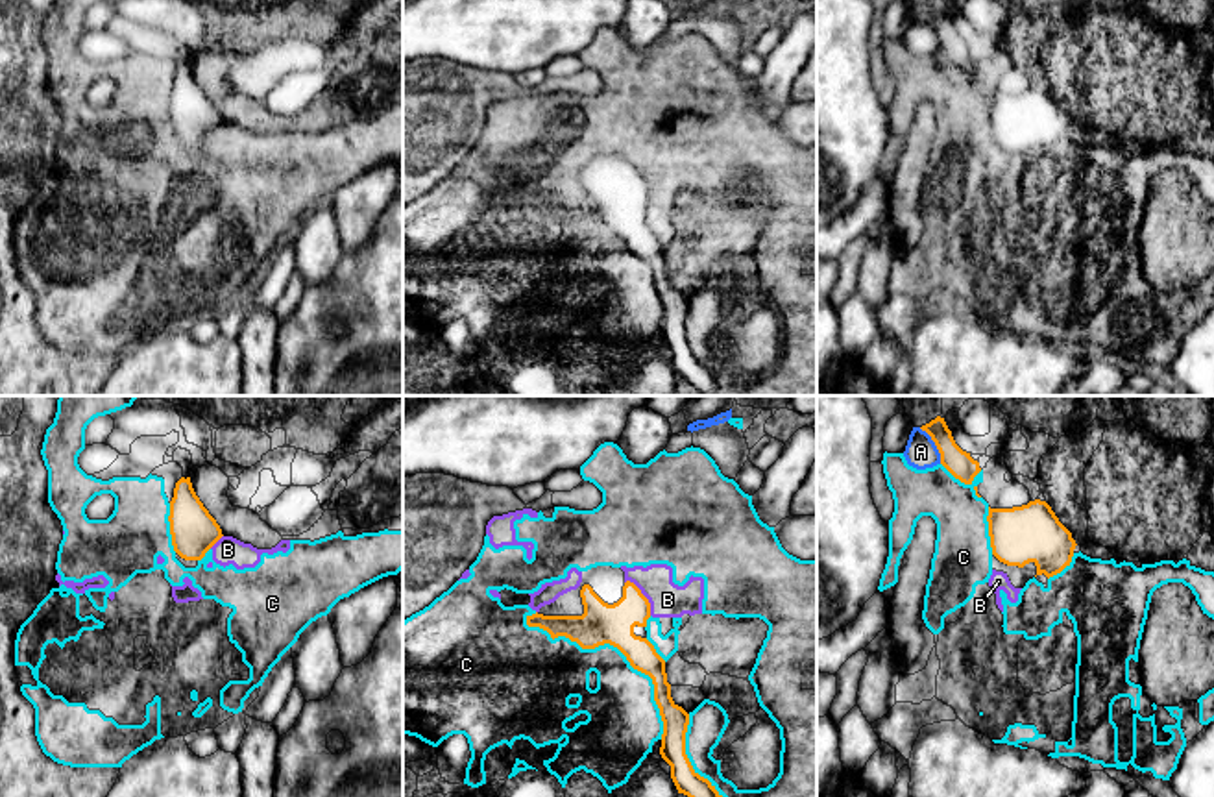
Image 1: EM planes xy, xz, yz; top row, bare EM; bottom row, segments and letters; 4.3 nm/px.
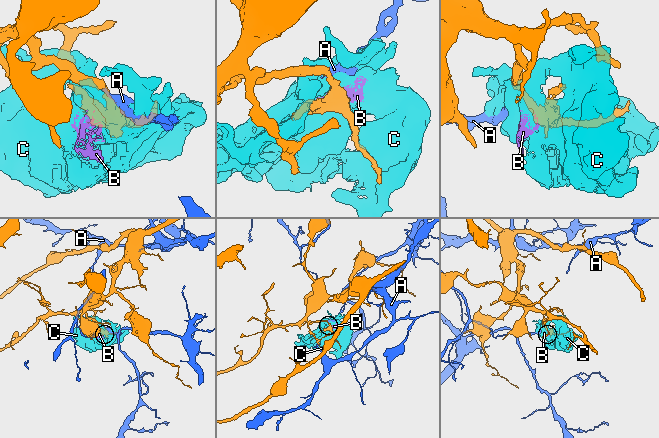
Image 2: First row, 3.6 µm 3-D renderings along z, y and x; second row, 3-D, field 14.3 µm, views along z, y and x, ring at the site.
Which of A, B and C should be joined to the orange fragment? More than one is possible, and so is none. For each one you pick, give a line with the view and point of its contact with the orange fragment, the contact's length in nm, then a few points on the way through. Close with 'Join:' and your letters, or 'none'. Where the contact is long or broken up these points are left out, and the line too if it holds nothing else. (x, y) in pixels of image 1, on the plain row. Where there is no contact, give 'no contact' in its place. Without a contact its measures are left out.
Join: none

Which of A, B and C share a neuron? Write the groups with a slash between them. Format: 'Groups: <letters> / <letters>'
Groups: A / B C

